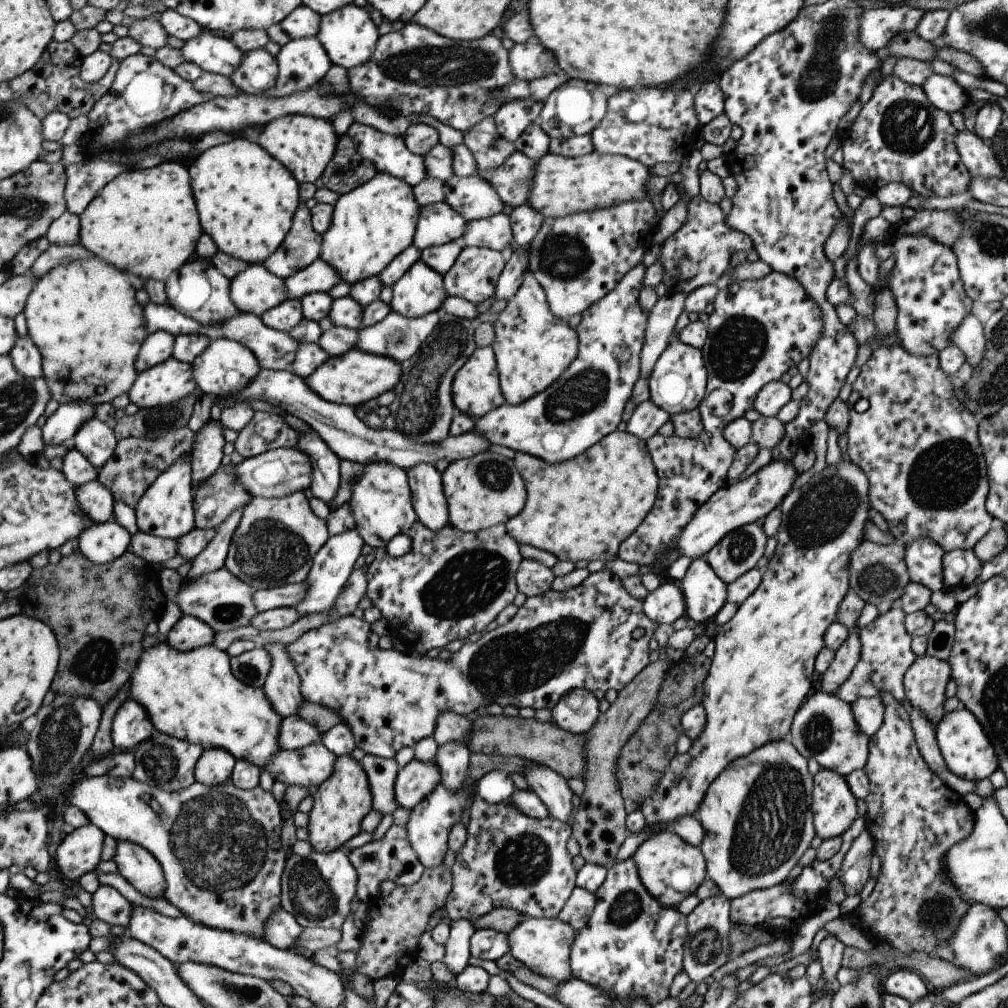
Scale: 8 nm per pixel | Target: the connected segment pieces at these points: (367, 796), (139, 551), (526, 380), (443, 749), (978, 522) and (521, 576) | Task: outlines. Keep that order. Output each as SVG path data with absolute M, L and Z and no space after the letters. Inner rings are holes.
M350 755L336 757L332 775L316 786L312 794L312 805L308 812L306 840L313 851L326 853L339 849L349 838L361 832L361 819L372 808L372 794L369 790L368 778Z
M141 531L131 535L128 549L147 563L161 563L176 555L176 539L150 535Z
M530 270L517 292L500 310L494 326L494 339L490 344L494 352L498 381L504 402L516 405L553 384L571 364L578 349L578 338L574 328L567 325L549 310L541 285Z
M447 743L437 746L433 758L440 770L440 785L445 790L455 793L462 788L466 778L466 770L470 750L463 743Z
M883 345L871 351L871 356L860 366L860 372L851 383L851 392L846 400L848 408L848 423L844 430L847 436L846 456L854 462L864 473L868 480L868 499L871 508L874 508L888 526L888 532L893 535L900 545L906 546L920 538L928 538L936 542L945 553L952 550L972 549L976 542L989 530L989 523L993 517L985 510L984 502L988 493L988 476L984 463L983 451L977 438L978 421L972 412L969 412L961 401L952 393L955 380L946 375L939 366L938 355L931 357L918 357L909 354L902 346ZM865 398L867 409L857 413L853 404L857 399Z
M523 559L518 566L514 579L518 592L527 597L534 597L548 591L553 582L553 573L533 559Z

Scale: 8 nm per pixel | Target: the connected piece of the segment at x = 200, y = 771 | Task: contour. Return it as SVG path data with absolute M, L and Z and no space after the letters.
M207 749L202 751L193 767L195 783L206 787L221 784L229 779L235 759L223 749Z

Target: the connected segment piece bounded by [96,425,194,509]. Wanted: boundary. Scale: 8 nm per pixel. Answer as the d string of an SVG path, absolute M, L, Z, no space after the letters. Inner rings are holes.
M187 425L175 427L154 439L127 437L116 441L111 456L100 466L97 482L112 494L113 500L123 502L132 509L143 496L148 486L168 469L179 457L189 456L194 441L194 432Z

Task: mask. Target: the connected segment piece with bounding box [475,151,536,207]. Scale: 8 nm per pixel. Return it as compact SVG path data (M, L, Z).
M513 151L499 168L479 171L475 175L483 177L496 190L501 202L518 207L528 200L532 187L536 161L519 151Z

